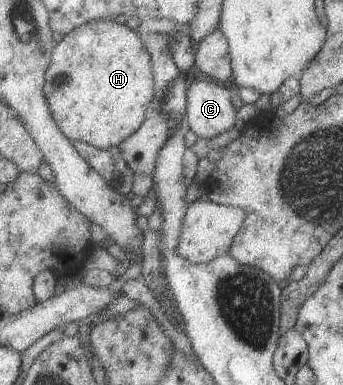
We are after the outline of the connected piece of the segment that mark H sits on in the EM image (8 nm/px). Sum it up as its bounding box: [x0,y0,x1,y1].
[44,17,155,149]

